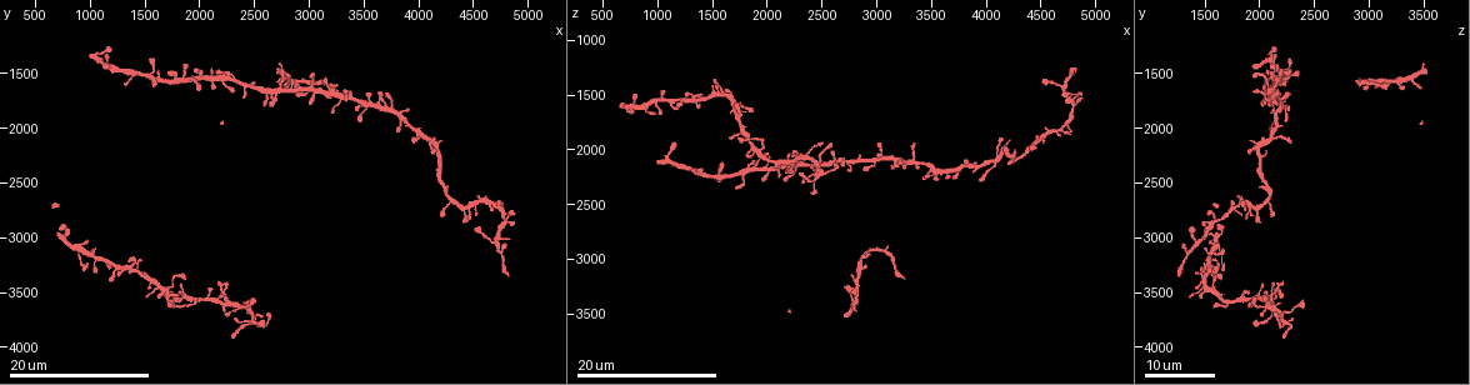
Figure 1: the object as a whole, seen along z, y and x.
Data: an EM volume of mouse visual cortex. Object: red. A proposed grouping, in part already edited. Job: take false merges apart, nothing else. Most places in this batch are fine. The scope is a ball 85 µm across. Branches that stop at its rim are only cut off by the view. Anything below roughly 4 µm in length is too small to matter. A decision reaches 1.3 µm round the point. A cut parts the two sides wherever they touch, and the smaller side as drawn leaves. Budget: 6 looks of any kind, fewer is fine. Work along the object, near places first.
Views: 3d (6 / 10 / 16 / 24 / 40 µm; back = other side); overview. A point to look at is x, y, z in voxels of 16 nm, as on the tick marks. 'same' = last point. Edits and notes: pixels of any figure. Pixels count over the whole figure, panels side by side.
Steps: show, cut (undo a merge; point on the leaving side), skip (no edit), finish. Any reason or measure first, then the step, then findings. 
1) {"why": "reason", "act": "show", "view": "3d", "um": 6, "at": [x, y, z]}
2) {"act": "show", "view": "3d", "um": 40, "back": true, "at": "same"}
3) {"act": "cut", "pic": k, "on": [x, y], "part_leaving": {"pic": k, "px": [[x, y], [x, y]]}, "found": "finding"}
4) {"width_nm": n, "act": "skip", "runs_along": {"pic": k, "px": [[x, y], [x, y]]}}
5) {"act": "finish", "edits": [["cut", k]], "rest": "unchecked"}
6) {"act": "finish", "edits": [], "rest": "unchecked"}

{"why": "side arm on a straight run", "act": "show", "view": "3d", "um": 24, "at": [1920, 3560, 2040]}

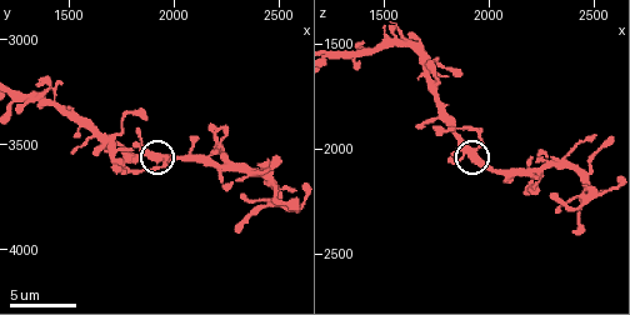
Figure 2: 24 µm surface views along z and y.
{"act": "show", "view": "3d", "um": 10, "at": [1940, 3580, 2030]}

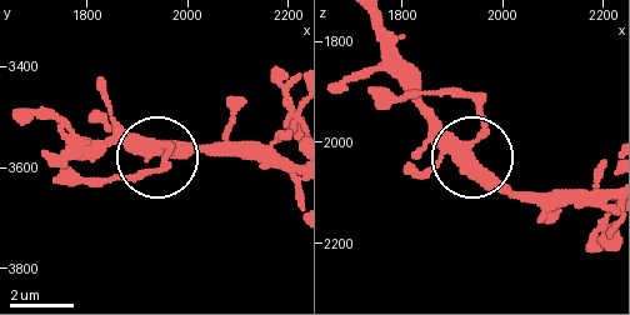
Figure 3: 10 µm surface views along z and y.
{"arms": 3, "act": "skip", "found": "all the same neuron"}

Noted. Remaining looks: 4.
{"why": "thin arm on a thick one", "act": "show", "view": "3d", "um": 16, "at": [2480, 3780, 2240]}

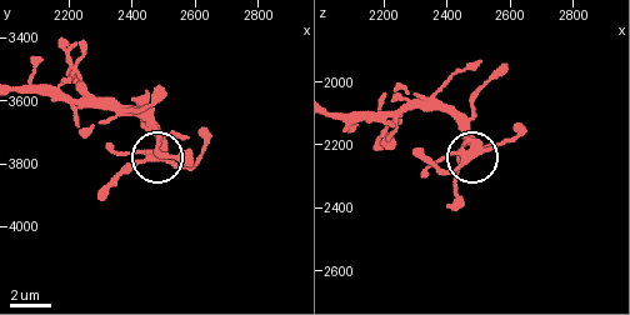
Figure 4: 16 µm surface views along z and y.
{"why": "zoom in", "act": "show", "view": "3d", "um": 10, "at": "same"}

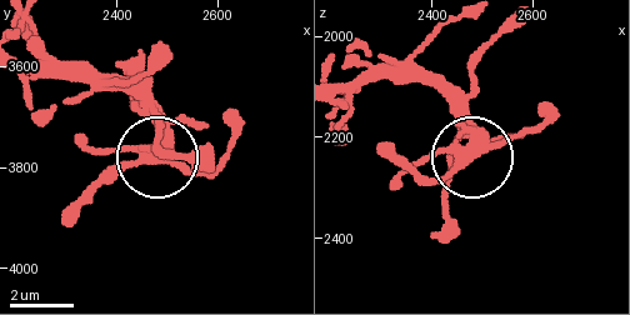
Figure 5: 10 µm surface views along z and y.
{"act": "skip", "runs_along": {"pic": 5, "px": [[336, 85], [425, 80], [470, 123], [475, 155], [543, 129]]}, "found": "all the same neuron"}

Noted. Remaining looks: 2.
{"why": "a fork", "act": "show", "view": "3d", "um": 16, "at": [3180, 1660, 2100]}

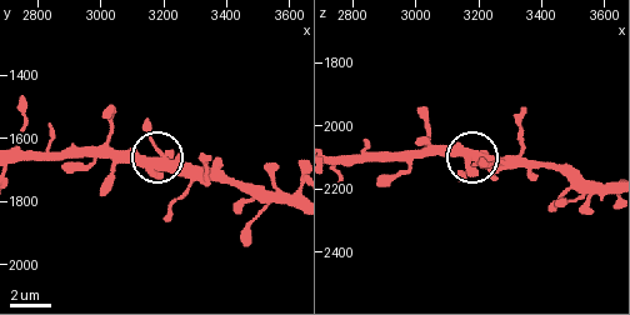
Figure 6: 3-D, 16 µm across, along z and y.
{"why": "zoom in", "act": "show", "view": "3d", "um": 10, "at": "same"}

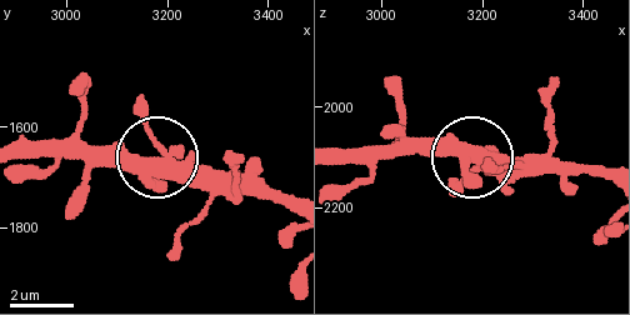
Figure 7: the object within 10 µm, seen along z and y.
{"width_nm": 360, "act": "skip", "runs_along": {"pic": 7, "px": [[23, 148], [151, 156], [158, 148], [139, 103]]}, "found": "continuous, no second neuron"}

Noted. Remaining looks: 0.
{"act": "finish", "edits": [], "rest": "unchecked"}

